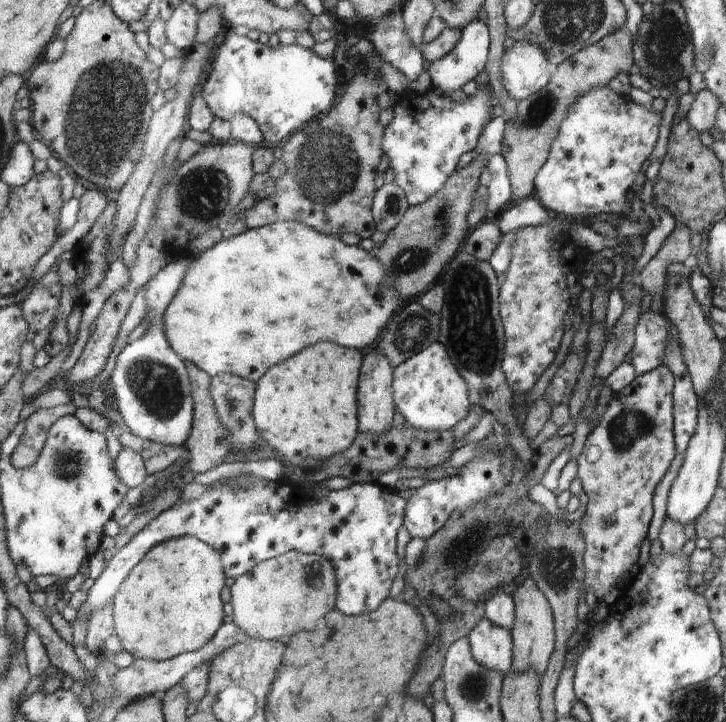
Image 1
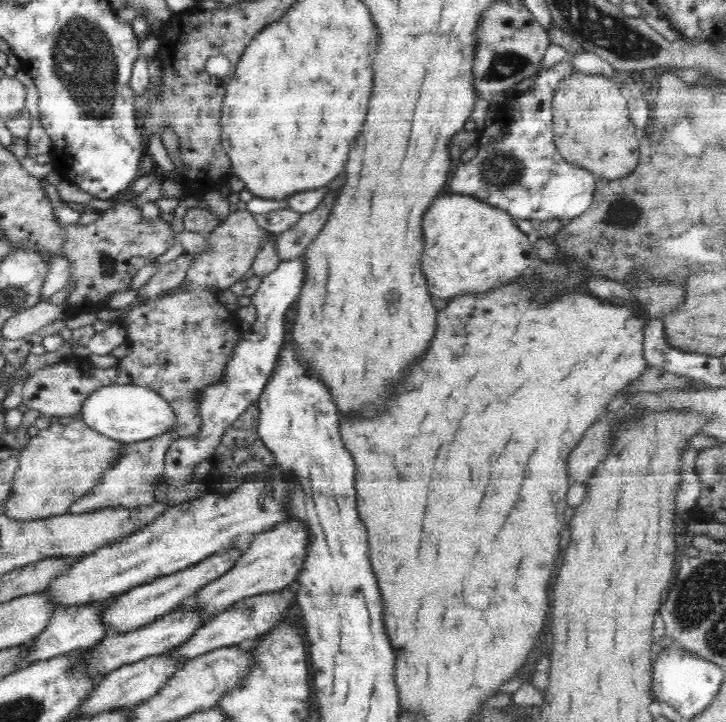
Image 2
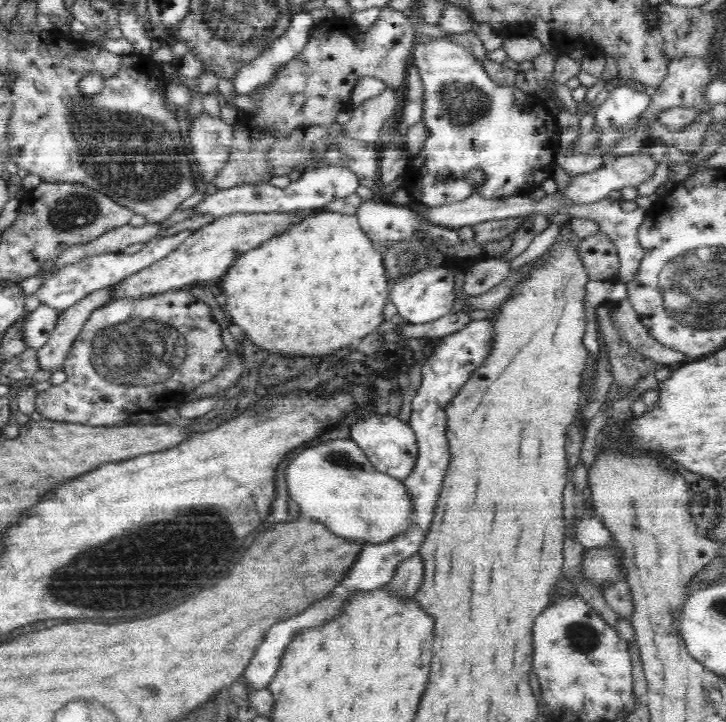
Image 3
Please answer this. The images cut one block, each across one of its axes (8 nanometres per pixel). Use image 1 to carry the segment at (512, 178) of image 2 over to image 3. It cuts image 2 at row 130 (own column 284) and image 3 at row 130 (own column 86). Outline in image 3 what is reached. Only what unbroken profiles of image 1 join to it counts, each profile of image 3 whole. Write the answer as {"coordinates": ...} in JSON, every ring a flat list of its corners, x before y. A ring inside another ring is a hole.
{"coordinates":[[623,82,616,85,613,90,609,92,605,102,598,106,595,112,595,125,601,133,604,133,613,128,621,128,634,122,634,118,638,118,644,110,650,106,651,96,644,93,644,90,636,84,630,82]]}

